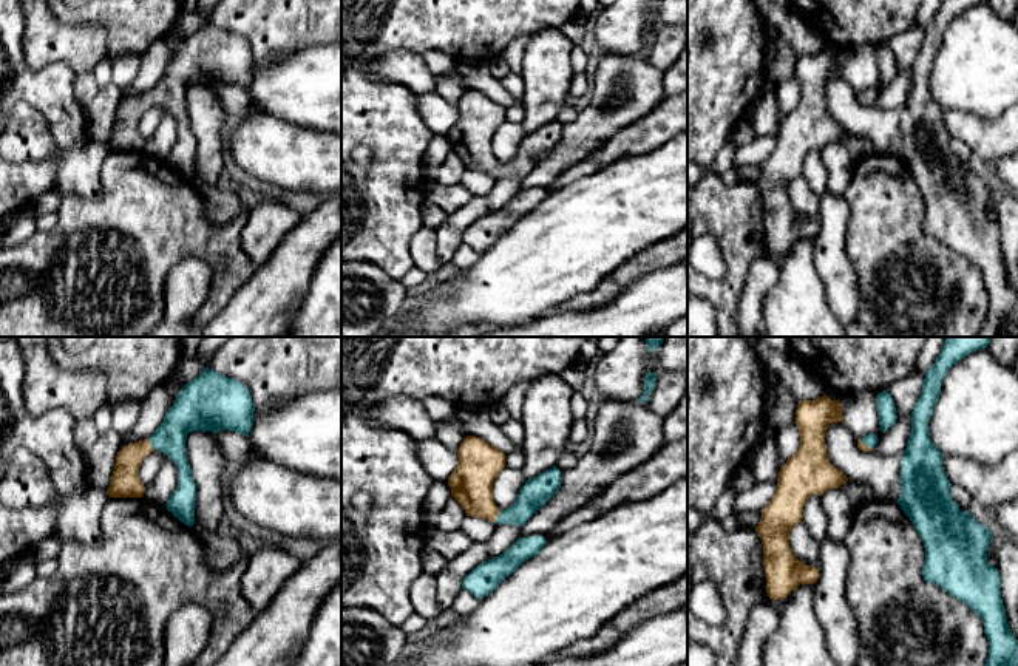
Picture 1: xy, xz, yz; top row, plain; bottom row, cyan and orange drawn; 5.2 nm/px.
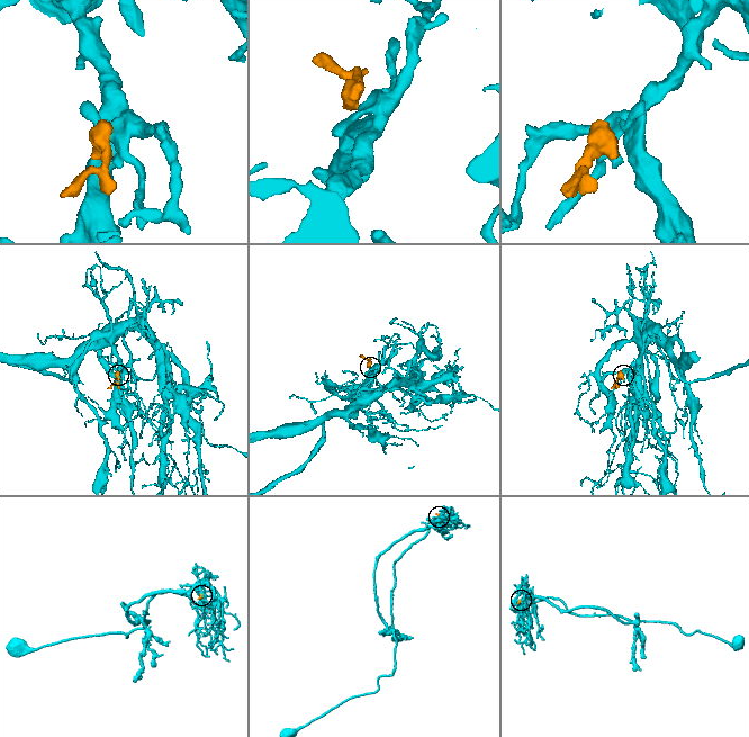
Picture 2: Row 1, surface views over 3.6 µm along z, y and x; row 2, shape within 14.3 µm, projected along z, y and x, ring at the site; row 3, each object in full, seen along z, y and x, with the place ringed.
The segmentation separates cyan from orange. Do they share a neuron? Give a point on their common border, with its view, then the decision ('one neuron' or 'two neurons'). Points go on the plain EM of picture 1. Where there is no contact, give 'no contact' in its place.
meets cyan in xz at (498, 170); one neuron

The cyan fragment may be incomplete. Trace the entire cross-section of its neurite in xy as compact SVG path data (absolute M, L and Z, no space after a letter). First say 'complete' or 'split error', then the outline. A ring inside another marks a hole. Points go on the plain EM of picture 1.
split error | M209 20L178 46L173 60L150 93L125 99L116 110L110 151L142 151L139 131L142 114L159 104L178 121L178 141L165 161L185 179L195 178L196 138L187 114L185 93L193 85L221 83L247 90L253 79L255 57L246 39L219 29Z

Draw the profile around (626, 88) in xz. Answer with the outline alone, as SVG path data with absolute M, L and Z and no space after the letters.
M601 53L593 83L592 100L570 124L562 124L562 138L556 148L521 179L522 192L545 190L567 168L593 155L618 130L649 114L664 97L663 71L641 56Z

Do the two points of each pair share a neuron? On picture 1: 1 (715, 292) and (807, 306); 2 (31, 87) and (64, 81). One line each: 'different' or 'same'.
1: different
2: same

